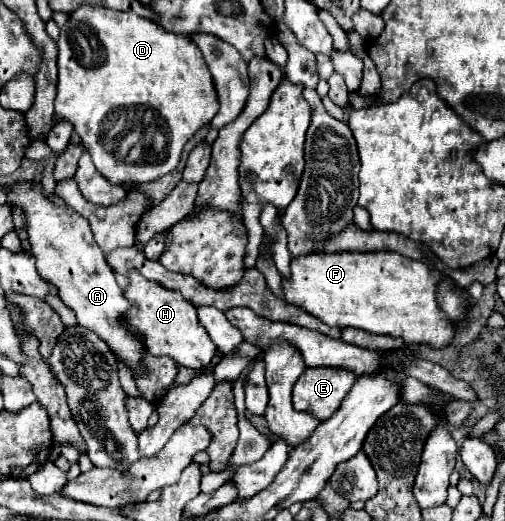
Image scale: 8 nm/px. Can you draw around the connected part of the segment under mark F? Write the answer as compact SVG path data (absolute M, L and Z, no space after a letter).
M336 252L336 254L302 254L290 260L290 276L282 278L282 290L288 304L302 308L304 312L316 316L328 326L352 326L372 334L400 336L408 346L428 344L432 348L442 348L452 342L456 334L454 322L444 316L436 304L436 284L440 274L430 270L424 262L412 260L396 252Z

